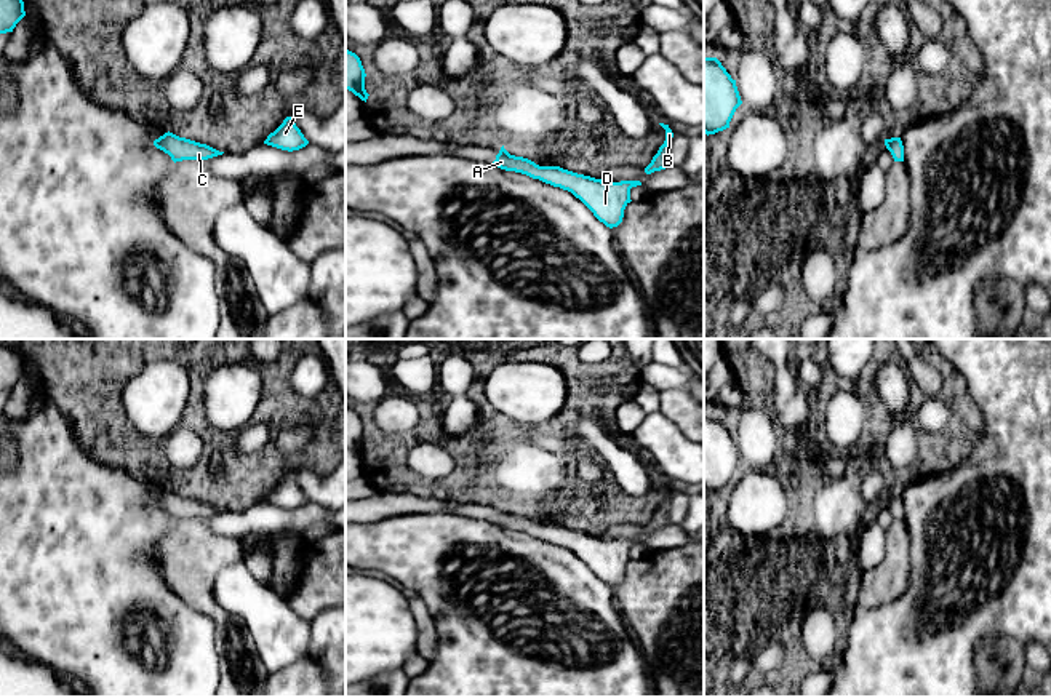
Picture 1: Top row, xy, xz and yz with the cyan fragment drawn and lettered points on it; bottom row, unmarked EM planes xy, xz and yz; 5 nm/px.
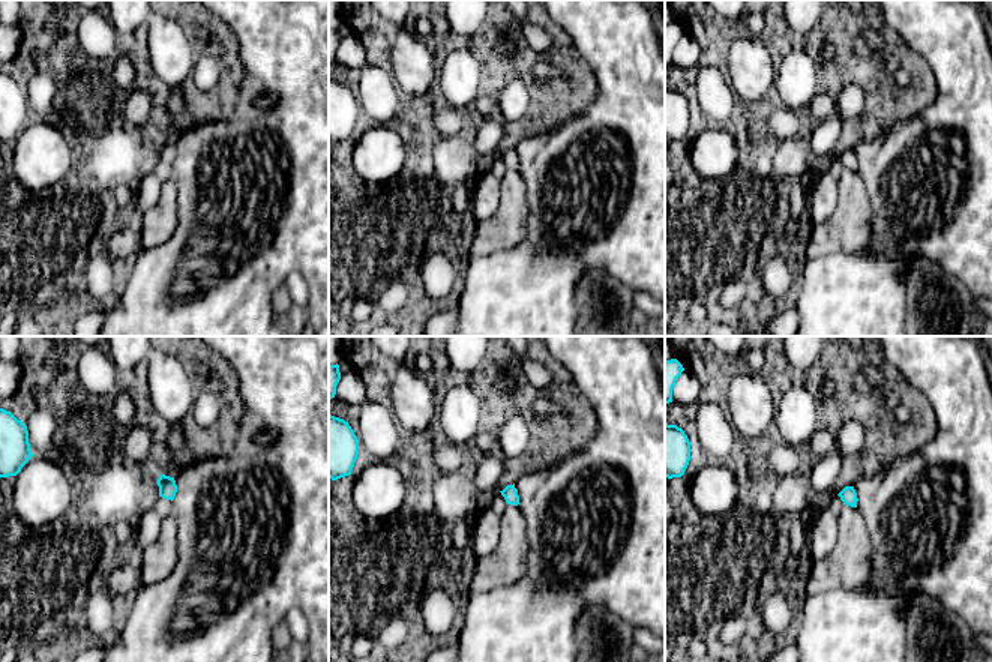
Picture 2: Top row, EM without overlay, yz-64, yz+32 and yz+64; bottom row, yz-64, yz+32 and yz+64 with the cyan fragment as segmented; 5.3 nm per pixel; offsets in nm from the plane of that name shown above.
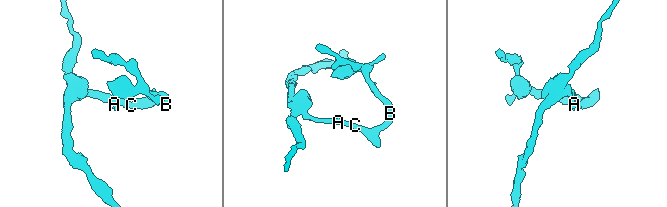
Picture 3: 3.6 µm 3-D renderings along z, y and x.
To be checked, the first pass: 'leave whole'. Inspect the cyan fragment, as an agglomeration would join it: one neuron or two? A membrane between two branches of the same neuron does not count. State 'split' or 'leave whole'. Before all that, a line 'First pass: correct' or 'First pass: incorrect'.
First pass: correct
leave whole

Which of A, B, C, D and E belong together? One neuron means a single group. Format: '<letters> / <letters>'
A B C D E

